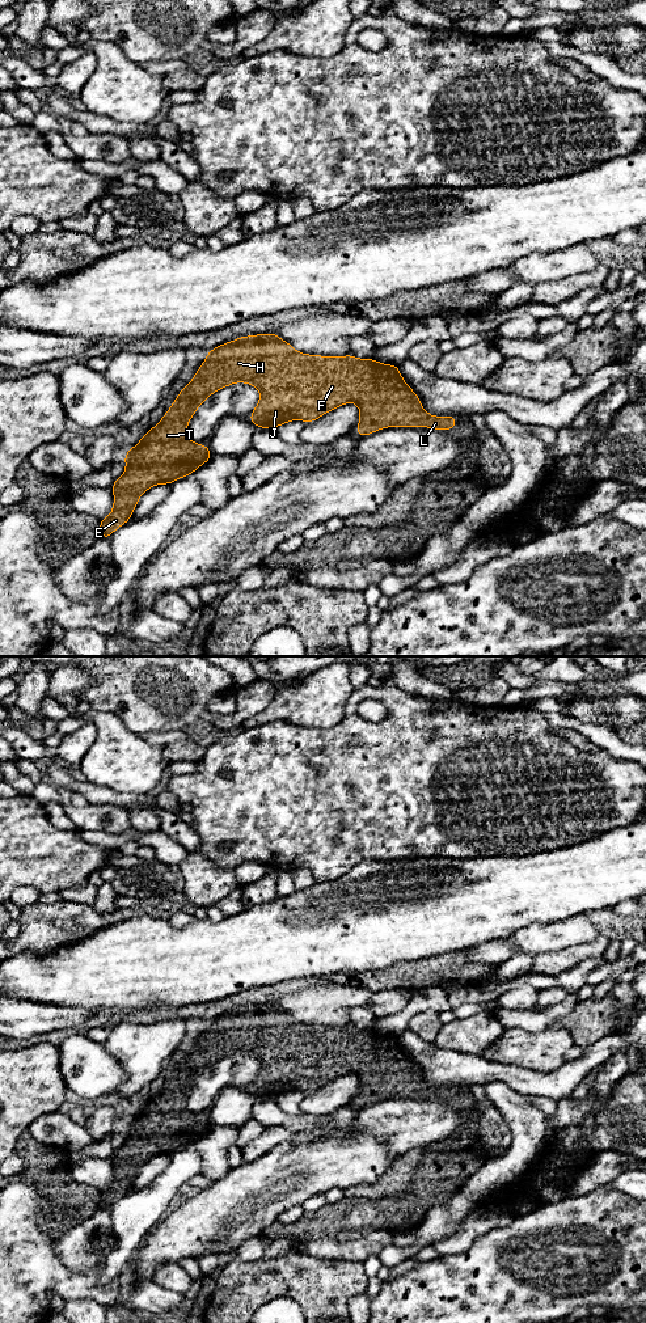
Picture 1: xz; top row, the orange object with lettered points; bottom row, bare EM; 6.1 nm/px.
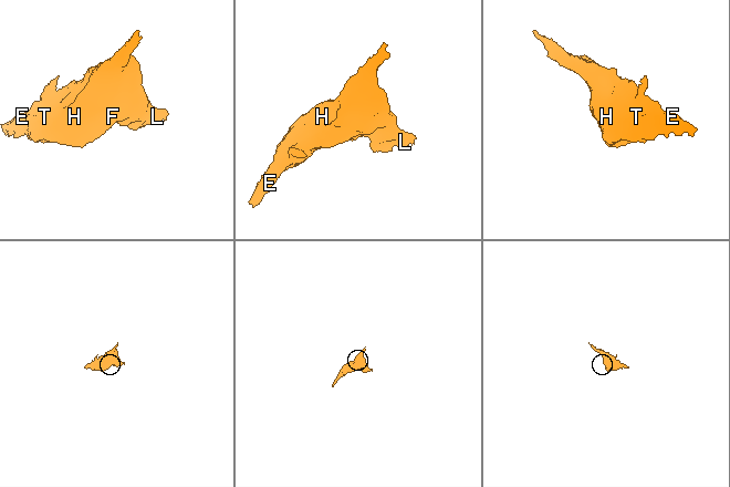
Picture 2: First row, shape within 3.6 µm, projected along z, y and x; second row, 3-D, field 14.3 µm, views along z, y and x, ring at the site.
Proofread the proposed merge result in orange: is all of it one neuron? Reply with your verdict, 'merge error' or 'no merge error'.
no merge error

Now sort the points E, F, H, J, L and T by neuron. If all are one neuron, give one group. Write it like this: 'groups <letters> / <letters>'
groups E F H J L T

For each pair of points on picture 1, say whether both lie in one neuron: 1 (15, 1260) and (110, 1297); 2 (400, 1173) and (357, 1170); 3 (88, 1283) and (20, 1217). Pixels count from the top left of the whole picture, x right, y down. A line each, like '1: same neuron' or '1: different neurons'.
1: same neuron
2: different neurons
3: same neuron

